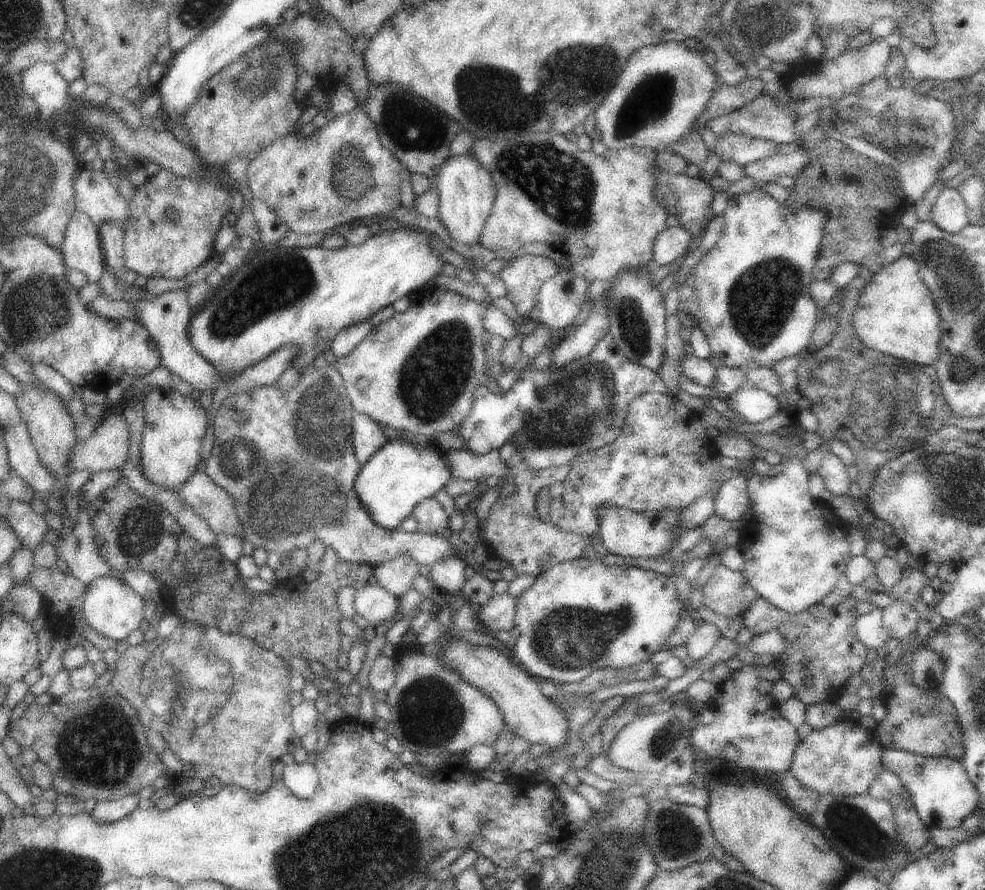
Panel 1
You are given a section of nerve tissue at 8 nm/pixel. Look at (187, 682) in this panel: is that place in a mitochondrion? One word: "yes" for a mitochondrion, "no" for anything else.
yes

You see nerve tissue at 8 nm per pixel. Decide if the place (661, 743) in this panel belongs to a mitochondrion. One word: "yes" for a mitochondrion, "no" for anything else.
yes

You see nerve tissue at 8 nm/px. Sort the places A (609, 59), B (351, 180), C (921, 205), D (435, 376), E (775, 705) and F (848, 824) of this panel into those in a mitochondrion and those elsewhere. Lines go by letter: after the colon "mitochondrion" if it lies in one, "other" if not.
A: mitochondrion
B: mitochondrion
C: other
D: mitochondrion
E: other
F: mitochondrion

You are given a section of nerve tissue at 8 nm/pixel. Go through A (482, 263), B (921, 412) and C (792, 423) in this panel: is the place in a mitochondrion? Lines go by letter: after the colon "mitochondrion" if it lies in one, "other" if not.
A: other
B: mitochondrion
C: other

